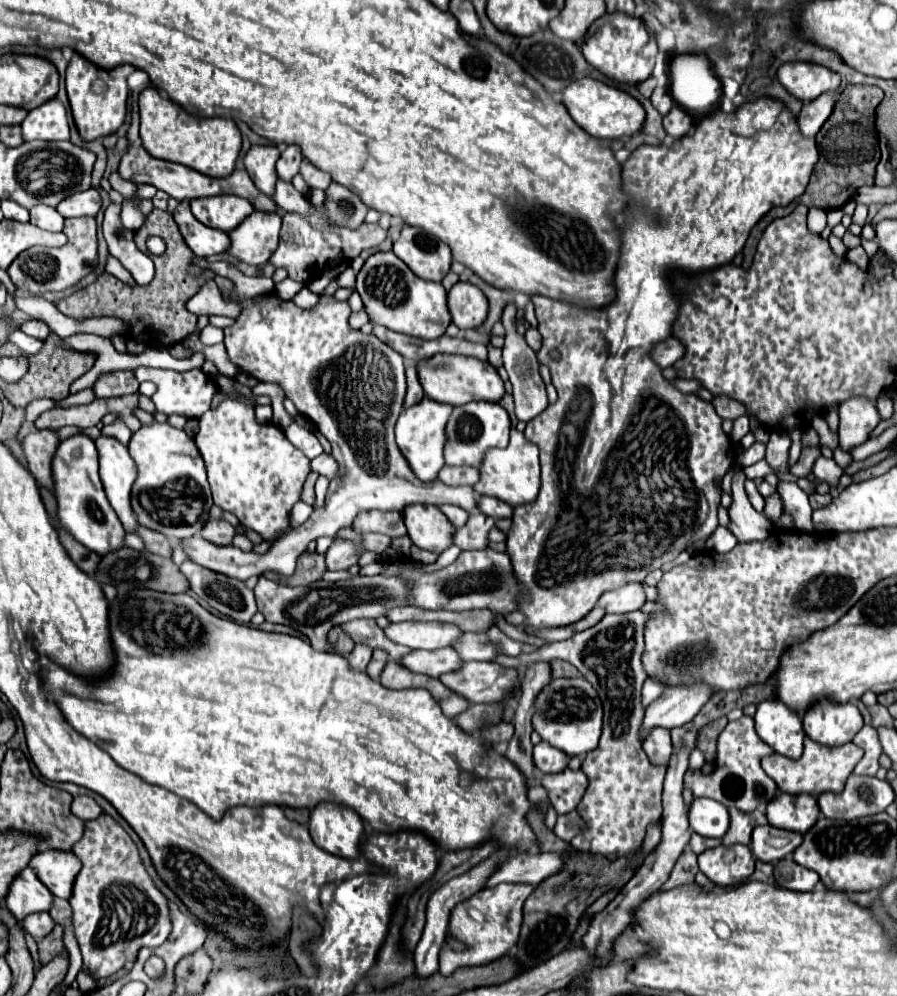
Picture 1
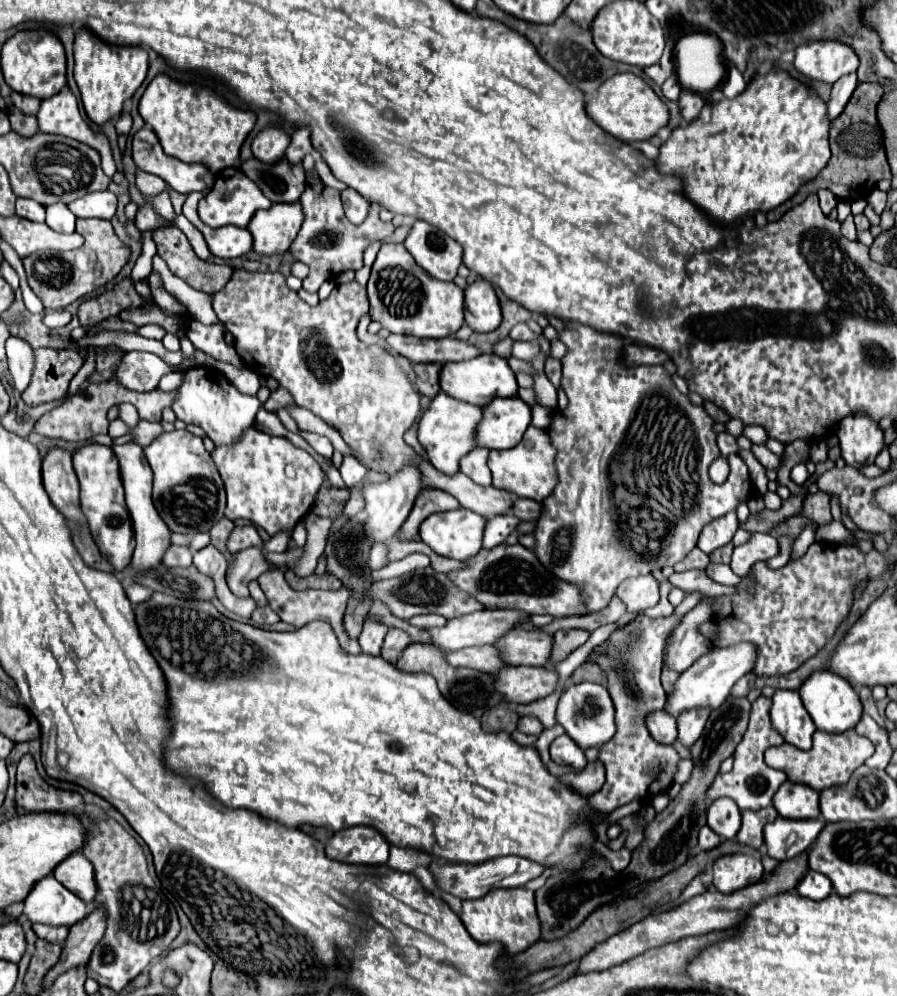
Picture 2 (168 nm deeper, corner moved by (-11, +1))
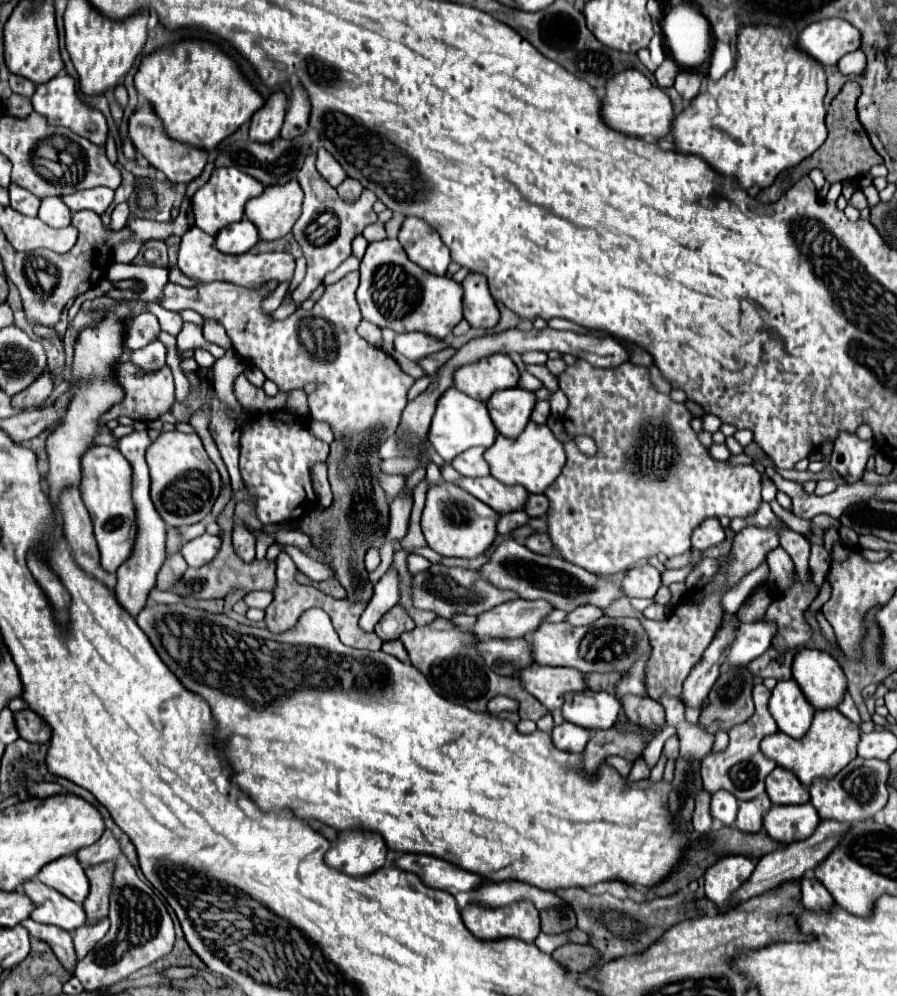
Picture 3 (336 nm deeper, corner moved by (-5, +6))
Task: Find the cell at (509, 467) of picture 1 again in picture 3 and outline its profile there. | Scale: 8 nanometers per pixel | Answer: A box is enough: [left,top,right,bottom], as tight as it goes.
[485,423,565,493]

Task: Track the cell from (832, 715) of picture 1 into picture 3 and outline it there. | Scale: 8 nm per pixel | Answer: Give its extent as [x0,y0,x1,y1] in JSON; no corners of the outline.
[793,649,847,711]

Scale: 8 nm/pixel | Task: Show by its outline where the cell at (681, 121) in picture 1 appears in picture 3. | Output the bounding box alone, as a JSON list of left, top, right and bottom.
[675,69,703,103]

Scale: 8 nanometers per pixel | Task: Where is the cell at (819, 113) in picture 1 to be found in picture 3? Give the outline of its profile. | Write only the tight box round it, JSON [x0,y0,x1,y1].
[837,49,867,75]

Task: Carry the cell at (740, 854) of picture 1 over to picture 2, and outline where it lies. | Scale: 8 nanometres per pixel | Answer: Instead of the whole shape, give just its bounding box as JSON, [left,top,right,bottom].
[713,854,763,894]

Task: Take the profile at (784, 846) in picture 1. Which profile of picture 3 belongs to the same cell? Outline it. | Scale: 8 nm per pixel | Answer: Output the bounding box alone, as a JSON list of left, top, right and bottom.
[763,803,819,843]

